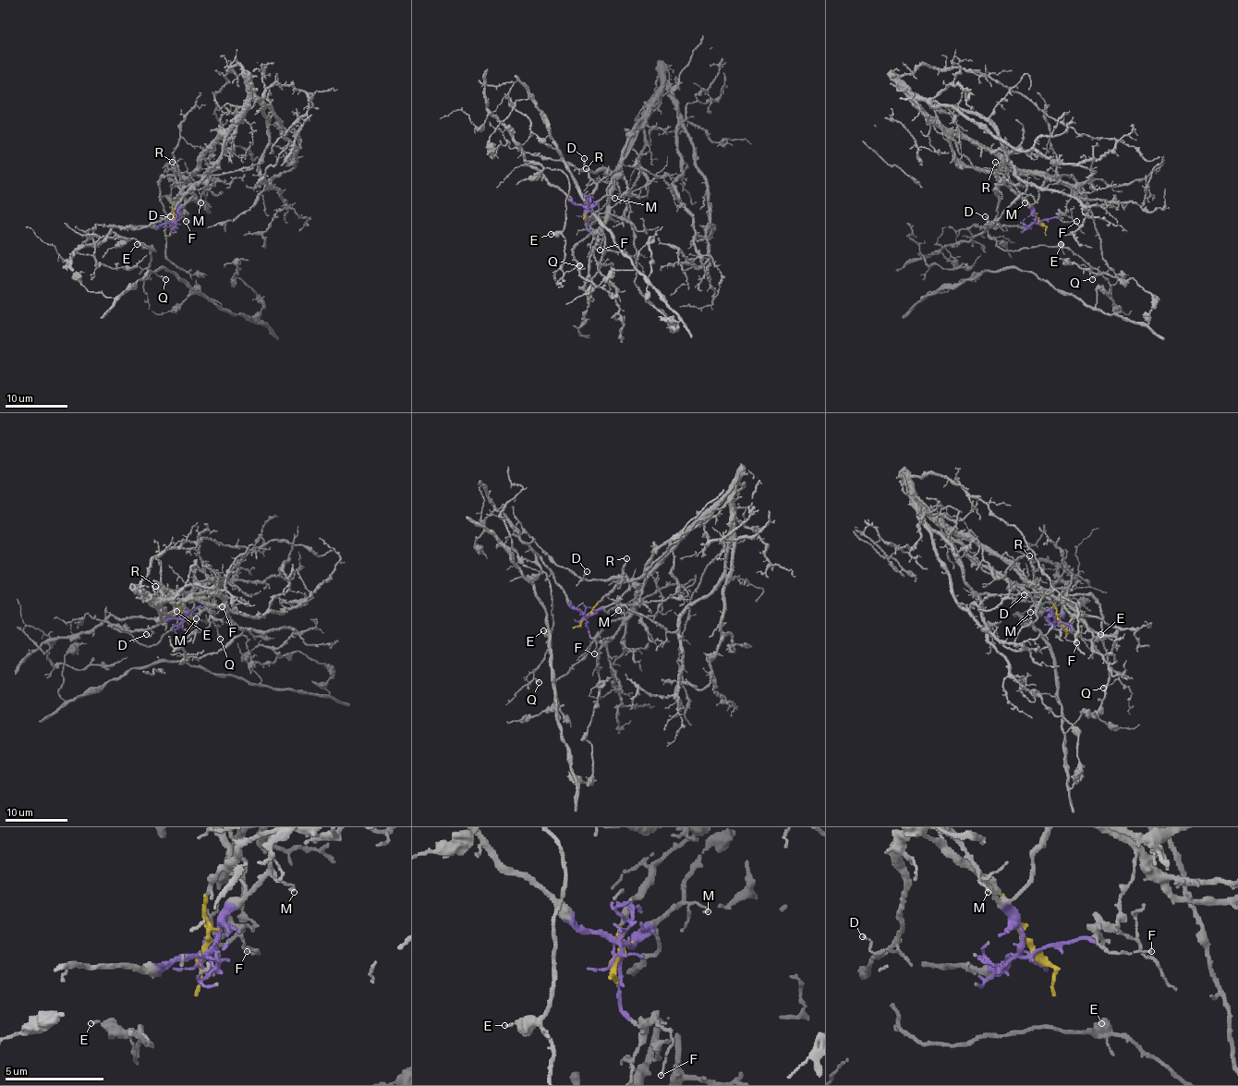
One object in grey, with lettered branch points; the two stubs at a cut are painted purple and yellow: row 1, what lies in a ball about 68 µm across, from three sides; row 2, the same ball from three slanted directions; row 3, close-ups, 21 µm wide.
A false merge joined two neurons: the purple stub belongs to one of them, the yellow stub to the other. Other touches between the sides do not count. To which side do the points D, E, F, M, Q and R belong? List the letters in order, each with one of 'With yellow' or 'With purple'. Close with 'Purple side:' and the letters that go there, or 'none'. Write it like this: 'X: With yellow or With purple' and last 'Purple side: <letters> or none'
D: With yellow
E: With purple
F: With purple
M: With purple
Q: With purple
R: With yellow
Purple side: E, F, M, Q

